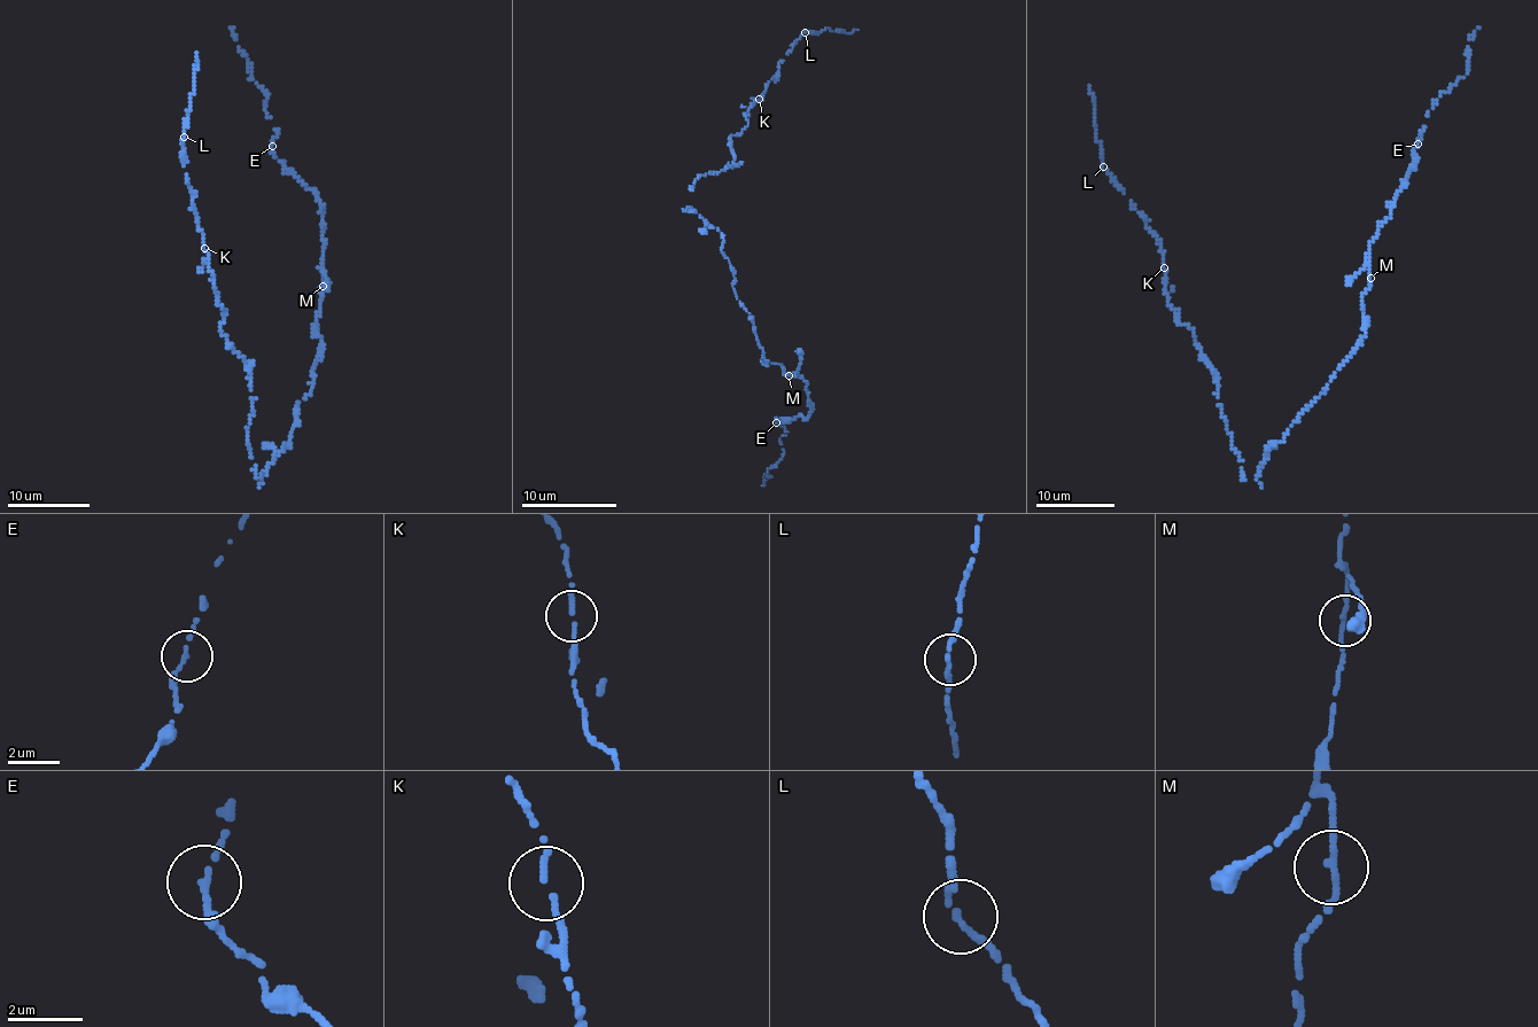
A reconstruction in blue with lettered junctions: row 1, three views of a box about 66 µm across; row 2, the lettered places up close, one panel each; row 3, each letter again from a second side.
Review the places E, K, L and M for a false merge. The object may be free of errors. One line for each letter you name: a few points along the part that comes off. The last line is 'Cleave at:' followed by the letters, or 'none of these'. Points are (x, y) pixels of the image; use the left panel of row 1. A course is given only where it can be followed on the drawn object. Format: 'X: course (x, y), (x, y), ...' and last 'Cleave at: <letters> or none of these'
Cleave at: none of these

